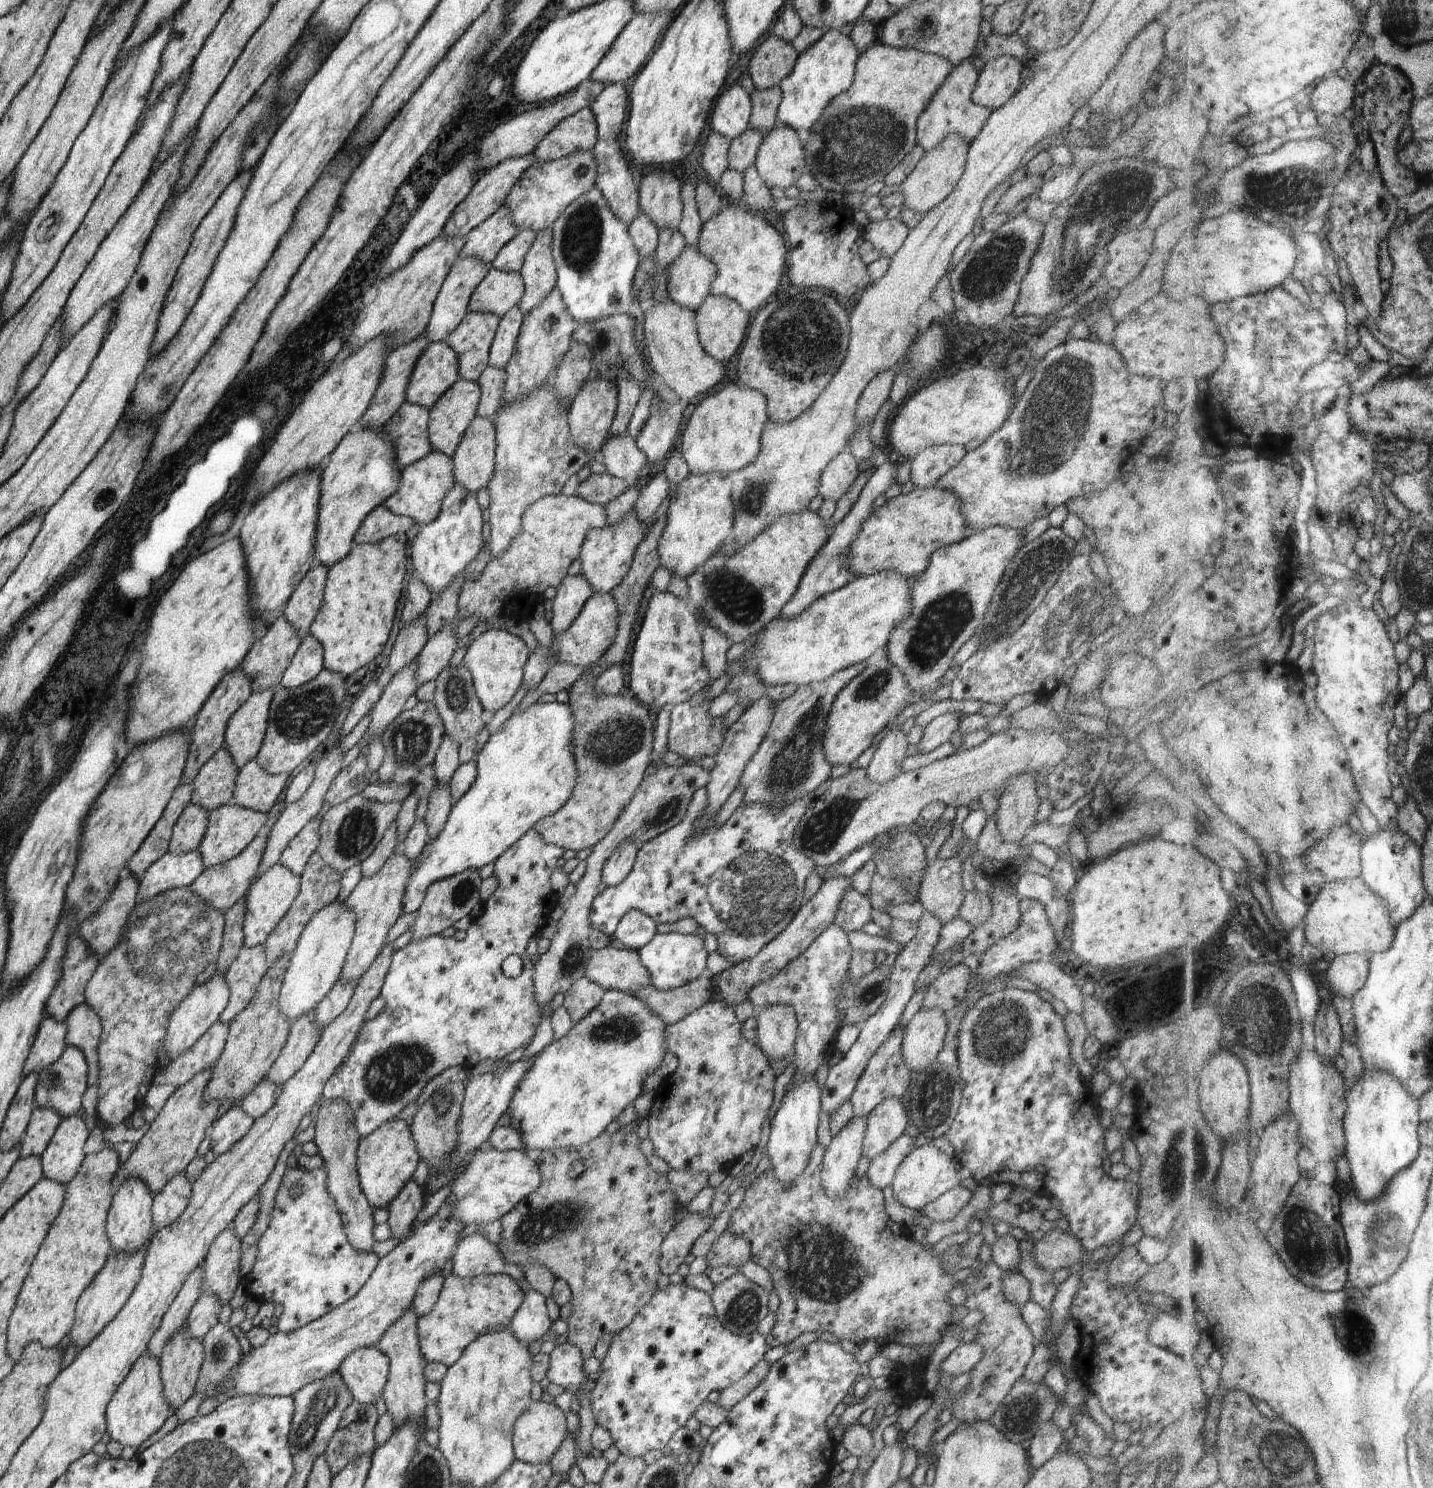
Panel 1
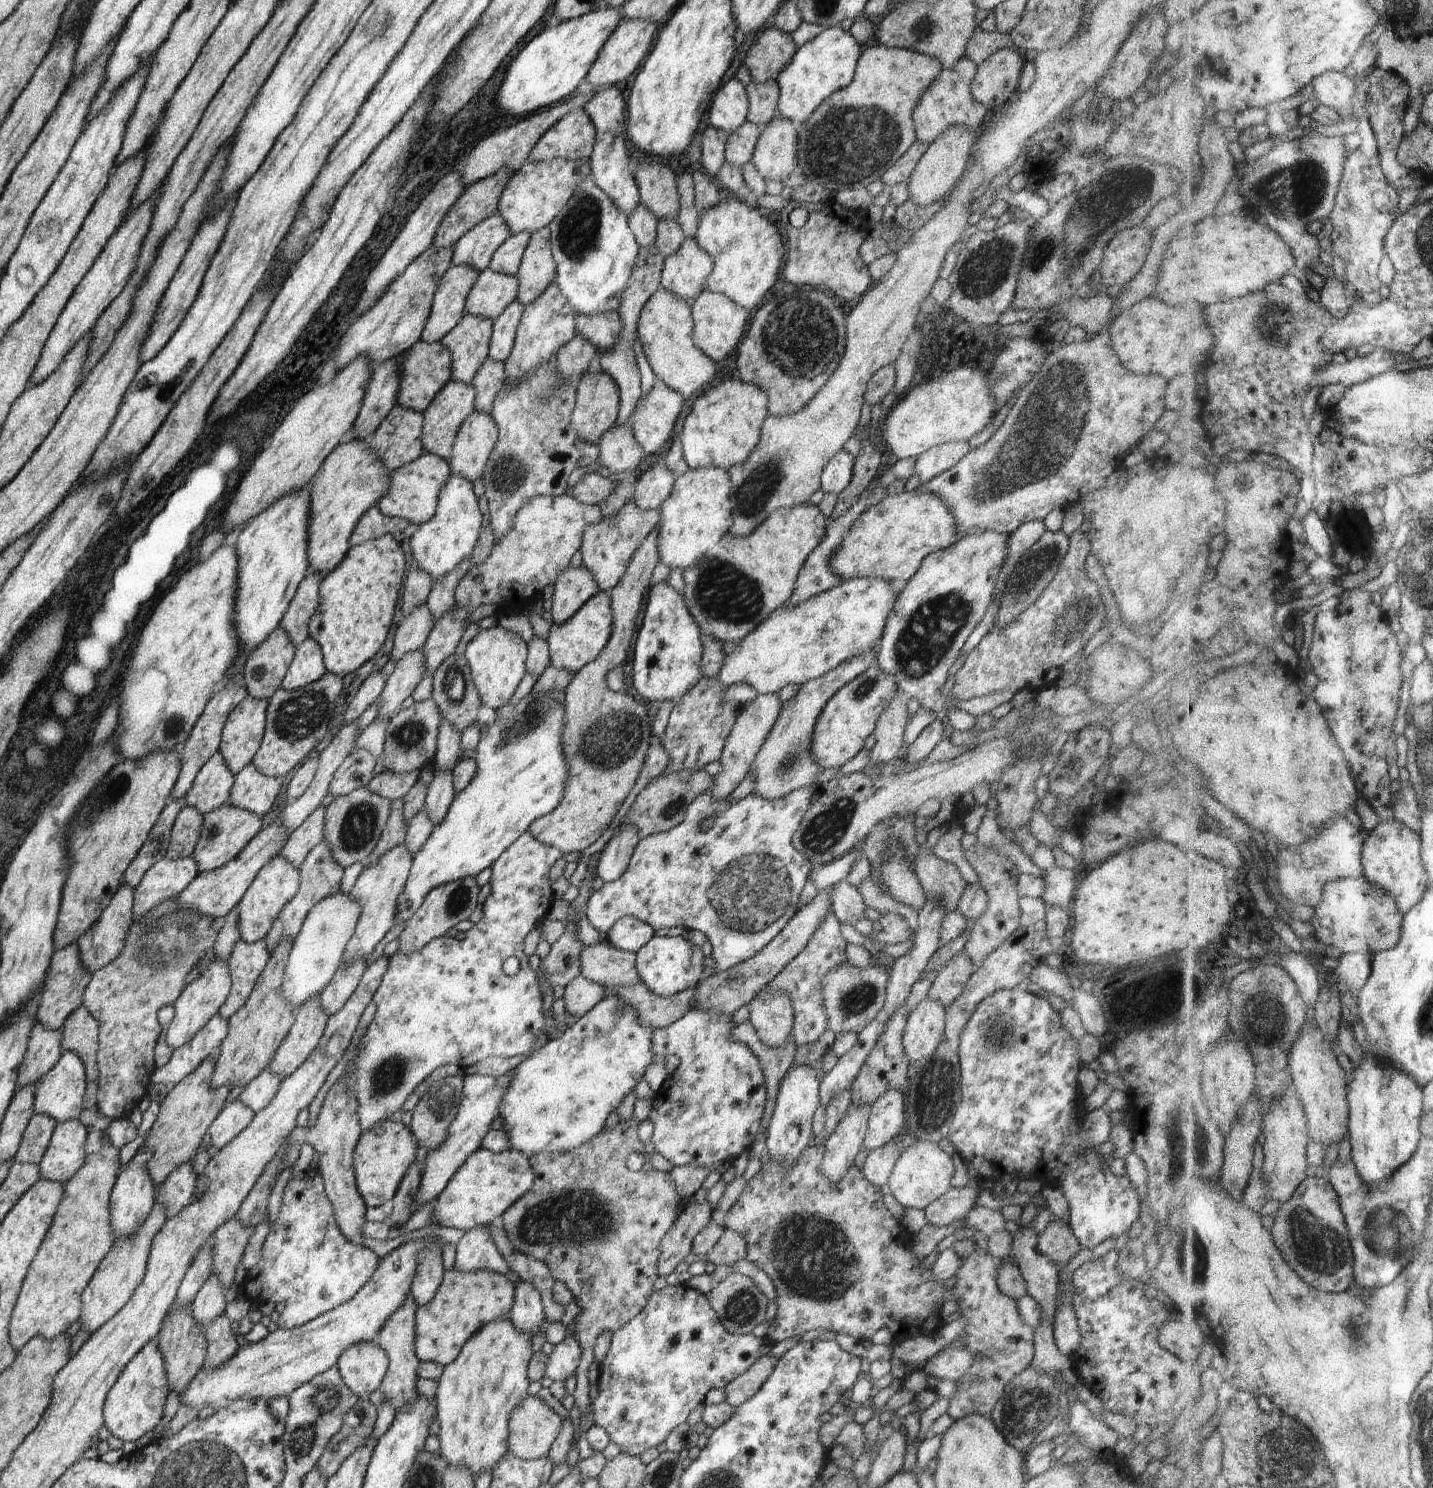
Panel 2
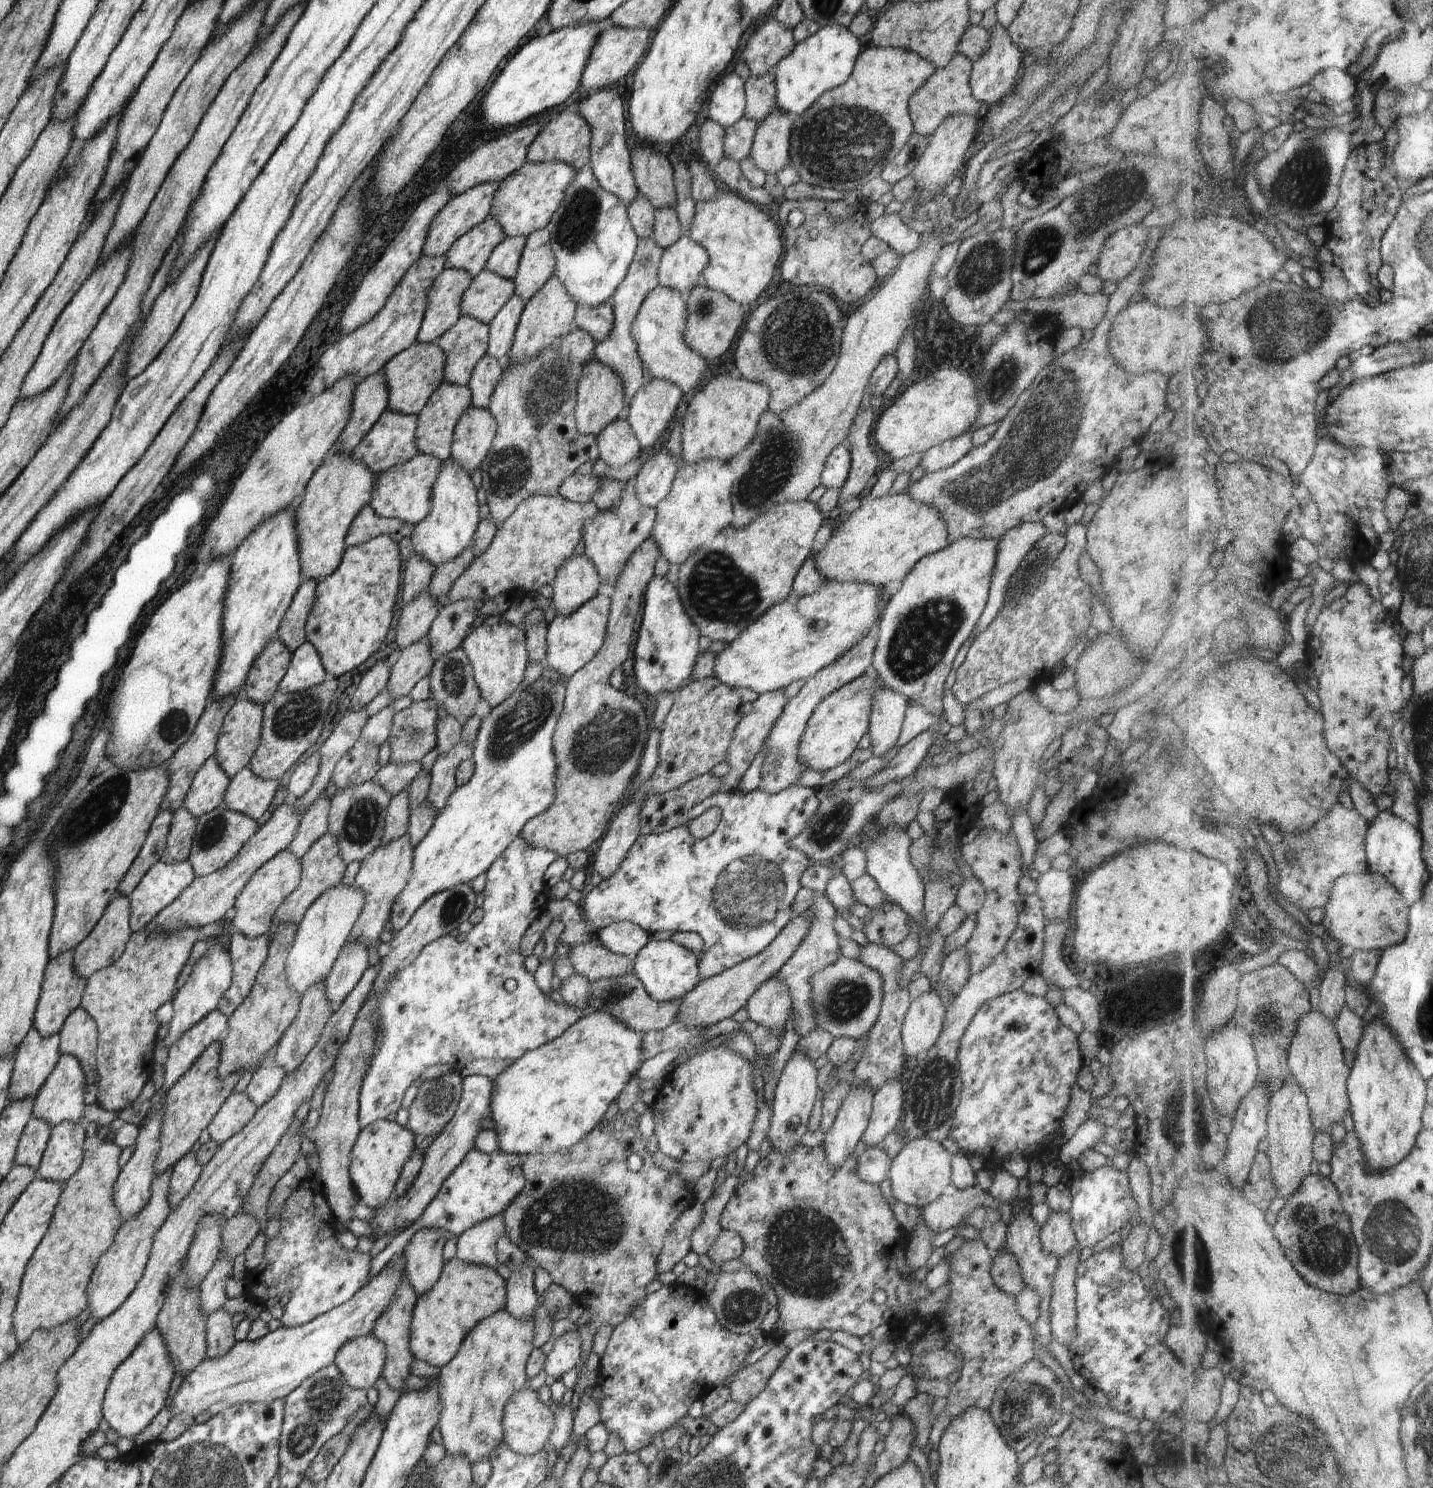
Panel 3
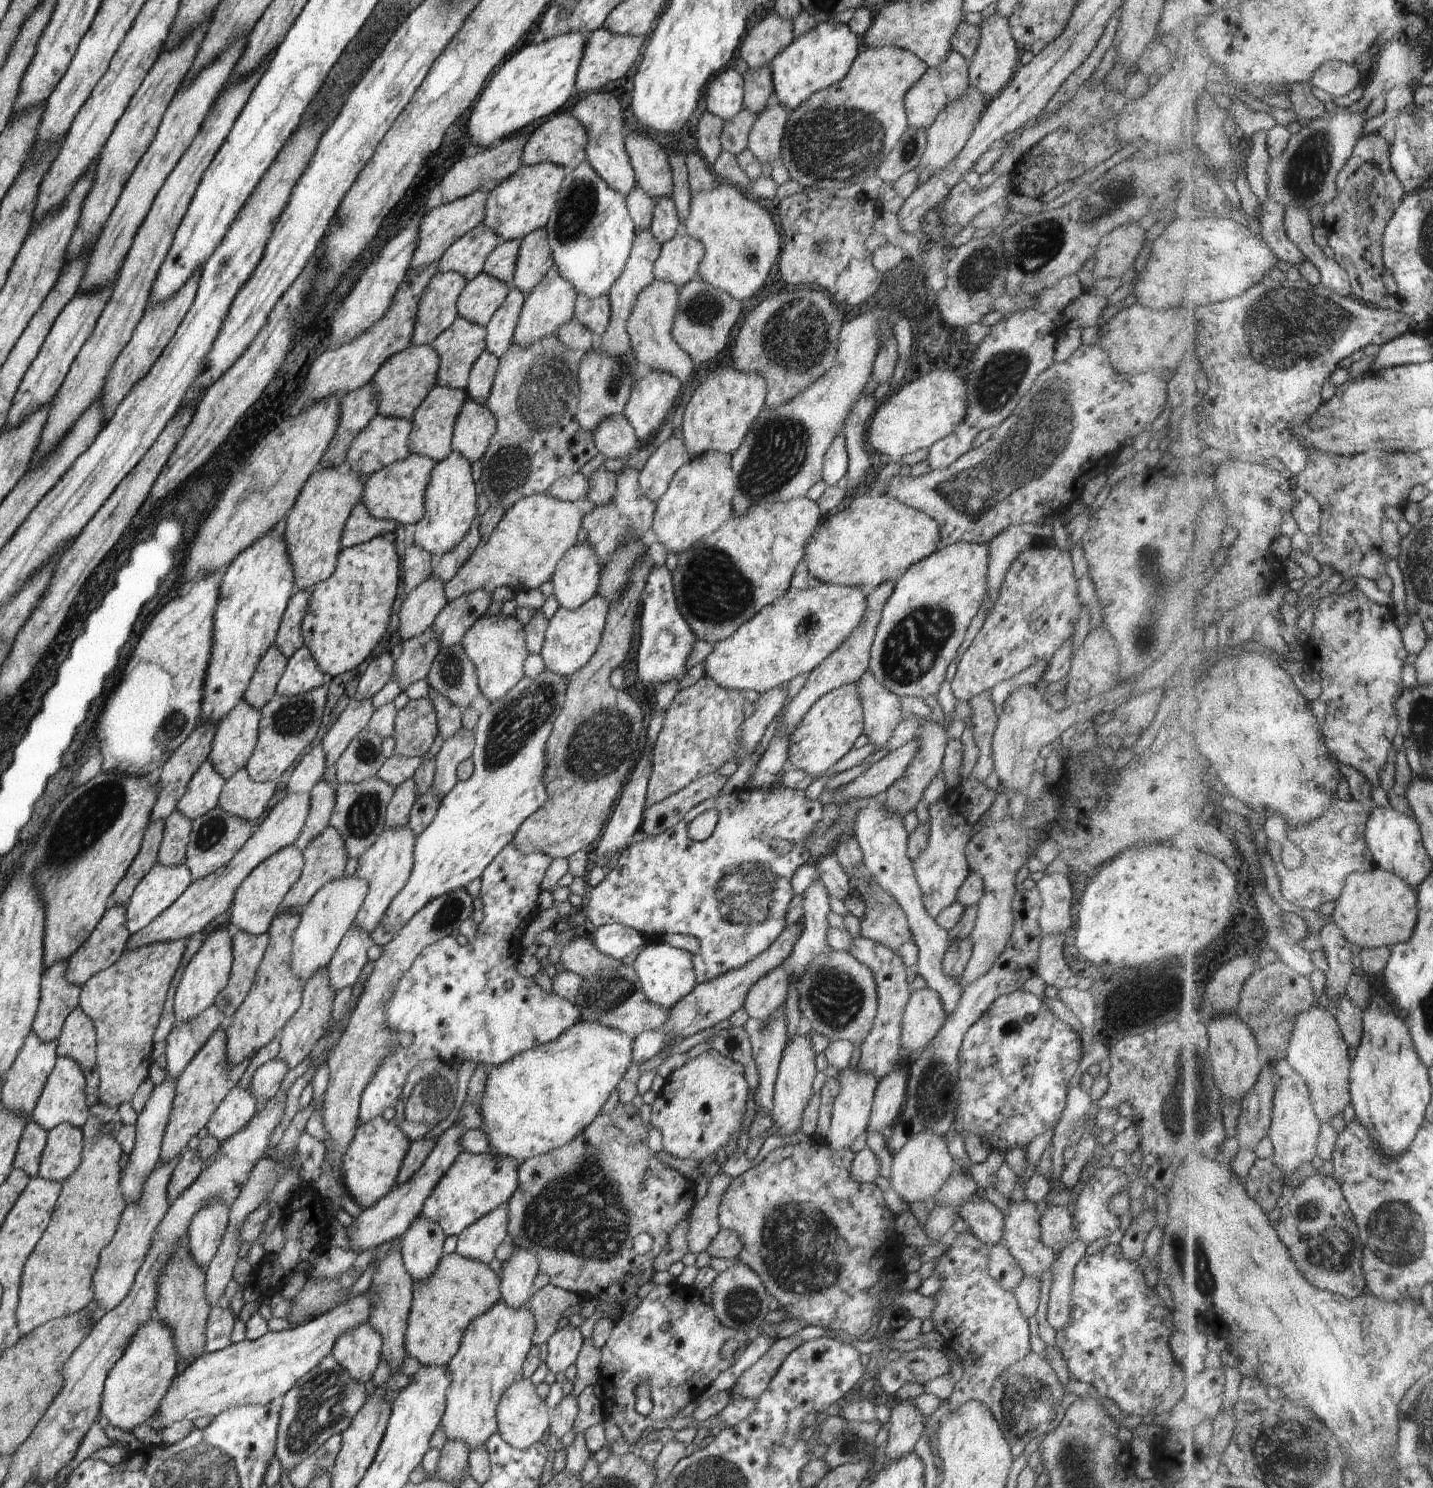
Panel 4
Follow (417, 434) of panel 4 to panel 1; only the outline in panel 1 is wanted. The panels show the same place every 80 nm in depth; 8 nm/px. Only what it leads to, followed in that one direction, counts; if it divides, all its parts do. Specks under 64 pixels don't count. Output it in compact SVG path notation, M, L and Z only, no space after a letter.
M460 379L454 386L450 386L445 394L442 394L442 398L438 398L434 408L430 409L430 422L428 422L428 438L433 451L442 452L450 457L454 456L466 428L477 416L480 396L480 386L477 382Z

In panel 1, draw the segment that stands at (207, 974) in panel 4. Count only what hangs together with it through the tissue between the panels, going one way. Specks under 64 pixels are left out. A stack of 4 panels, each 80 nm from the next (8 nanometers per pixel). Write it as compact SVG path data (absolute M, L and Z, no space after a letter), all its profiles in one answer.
M216 972L210 980L202 985L194 985L193 989L178 1003L171 1014L167 1024L166 1036L164 1037L164 1050L168 1052L170 1061L179 1054L185 1053L192 1048L209 1028L218 1021L220 1014L226 1008L229 1001L229 988L222 973Z

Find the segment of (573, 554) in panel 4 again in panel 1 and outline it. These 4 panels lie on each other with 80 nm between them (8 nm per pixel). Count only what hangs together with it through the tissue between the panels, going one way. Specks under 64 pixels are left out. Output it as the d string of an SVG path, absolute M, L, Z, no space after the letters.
M580 572L578 575L566 575L556 587L556 596L553 598L553 618L550 622L555 634L560 634L574 622L580 614L585 602L594 592L590 583Z

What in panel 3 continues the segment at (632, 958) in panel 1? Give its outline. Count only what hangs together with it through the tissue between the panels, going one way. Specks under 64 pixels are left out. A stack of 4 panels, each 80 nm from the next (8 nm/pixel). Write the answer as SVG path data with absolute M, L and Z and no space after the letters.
M595 936L589 942L572 947L570 960L577 974L596 982L600 978L618 978L634 970L634 960L606 950Z

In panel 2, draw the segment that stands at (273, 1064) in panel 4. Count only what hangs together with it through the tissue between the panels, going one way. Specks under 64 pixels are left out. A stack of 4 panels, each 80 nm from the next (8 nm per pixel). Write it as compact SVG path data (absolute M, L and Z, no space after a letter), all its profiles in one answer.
M267 1068L262 1074L258 1074L252 1082L246 1084L244 1092L238 1096L238 1100L244 1106L248 1106L254 1114L258 1114L266 1106L270 1106L270 1102L278 1094L281 1080L282 1078L272 1074Z

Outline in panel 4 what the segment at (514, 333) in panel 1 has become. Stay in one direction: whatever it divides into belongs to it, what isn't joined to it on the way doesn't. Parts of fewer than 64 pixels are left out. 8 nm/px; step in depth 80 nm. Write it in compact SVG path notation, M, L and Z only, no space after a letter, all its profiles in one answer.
M514 286L506 296L506 302L494 312L492 320L486 326L487 351L496 359L502 358L513 343L513 335L525 302L525 296Z

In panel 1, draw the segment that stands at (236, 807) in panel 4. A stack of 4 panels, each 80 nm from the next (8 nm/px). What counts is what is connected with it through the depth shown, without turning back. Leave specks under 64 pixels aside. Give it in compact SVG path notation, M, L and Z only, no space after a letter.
M252 759L238 770L233 804L259 813L268 813L282 794L288 777L289 773L268 774L256 759Z

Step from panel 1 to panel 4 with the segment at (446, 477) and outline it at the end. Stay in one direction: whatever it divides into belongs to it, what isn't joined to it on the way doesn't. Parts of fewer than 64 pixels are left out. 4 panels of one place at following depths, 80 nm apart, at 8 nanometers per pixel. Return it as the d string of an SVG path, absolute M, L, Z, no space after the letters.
M411 454L406 460L394 462L374 472L374 475L365 479L366 486L360 502L366 506L370 516L376 519L394 520L403 525L416 524L426 514L424 496L436 464L436 460L432 458Z

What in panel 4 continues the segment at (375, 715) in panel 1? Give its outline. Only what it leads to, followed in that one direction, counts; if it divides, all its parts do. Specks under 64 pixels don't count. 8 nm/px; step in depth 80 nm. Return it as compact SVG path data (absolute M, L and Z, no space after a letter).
M431 627L402 642L402 652L395 660L394 674L402 692L416 681L427 678L440 647L441 644L433 635Z

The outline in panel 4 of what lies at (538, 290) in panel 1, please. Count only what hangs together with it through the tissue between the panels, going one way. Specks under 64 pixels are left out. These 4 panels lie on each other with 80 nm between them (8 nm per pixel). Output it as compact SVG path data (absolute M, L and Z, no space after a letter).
M545 228L533 231L524 237L520 244L513 286L525 297L530 296L554 265Z

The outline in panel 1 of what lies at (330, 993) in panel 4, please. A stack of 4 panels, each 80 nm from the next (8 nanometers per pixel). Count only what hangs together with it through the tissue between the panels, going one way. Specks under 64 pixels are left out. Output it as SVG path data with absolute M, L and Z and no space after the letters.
M313 1013L303 1014L291 1021L286 1044L265 1078L276 1086L290 1080L312 1054L321 1032L321 1026L315 1023Z

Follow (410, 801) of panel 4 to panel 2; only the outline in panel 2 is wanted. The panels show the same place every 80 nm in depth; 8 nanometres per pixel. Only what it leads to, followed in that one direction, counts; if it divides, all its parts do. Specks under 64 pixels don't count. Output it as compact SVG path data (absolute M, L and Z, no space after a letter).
M402 800L392 801L390 818L388 818L388 823L384 826L378 845L374 848L373 854L365 864L366 868L372 866L372 864L376 864L376 862L380 860L380 856L384 856L386 852L390 852L390 850L398 846L398 844L404 843L407 824L404 822L404 816L402 816L403 805L404 802L402 802Z

